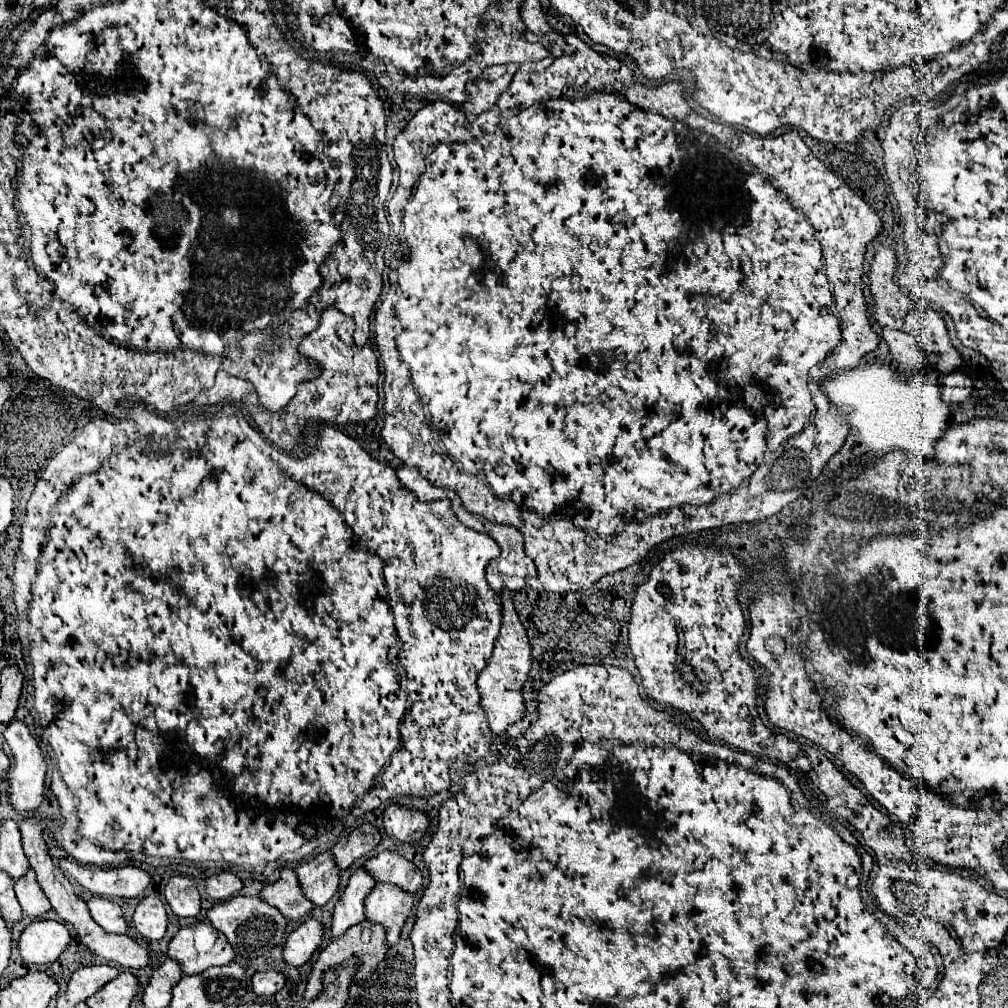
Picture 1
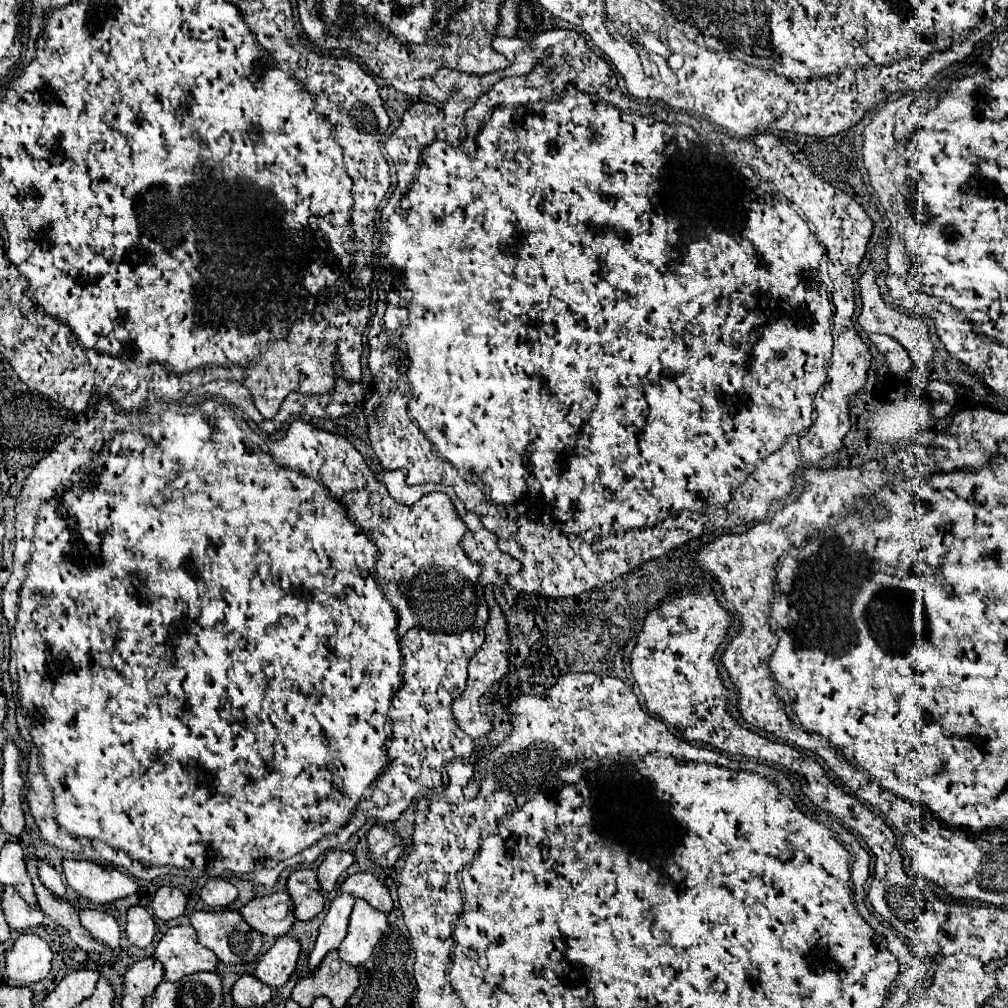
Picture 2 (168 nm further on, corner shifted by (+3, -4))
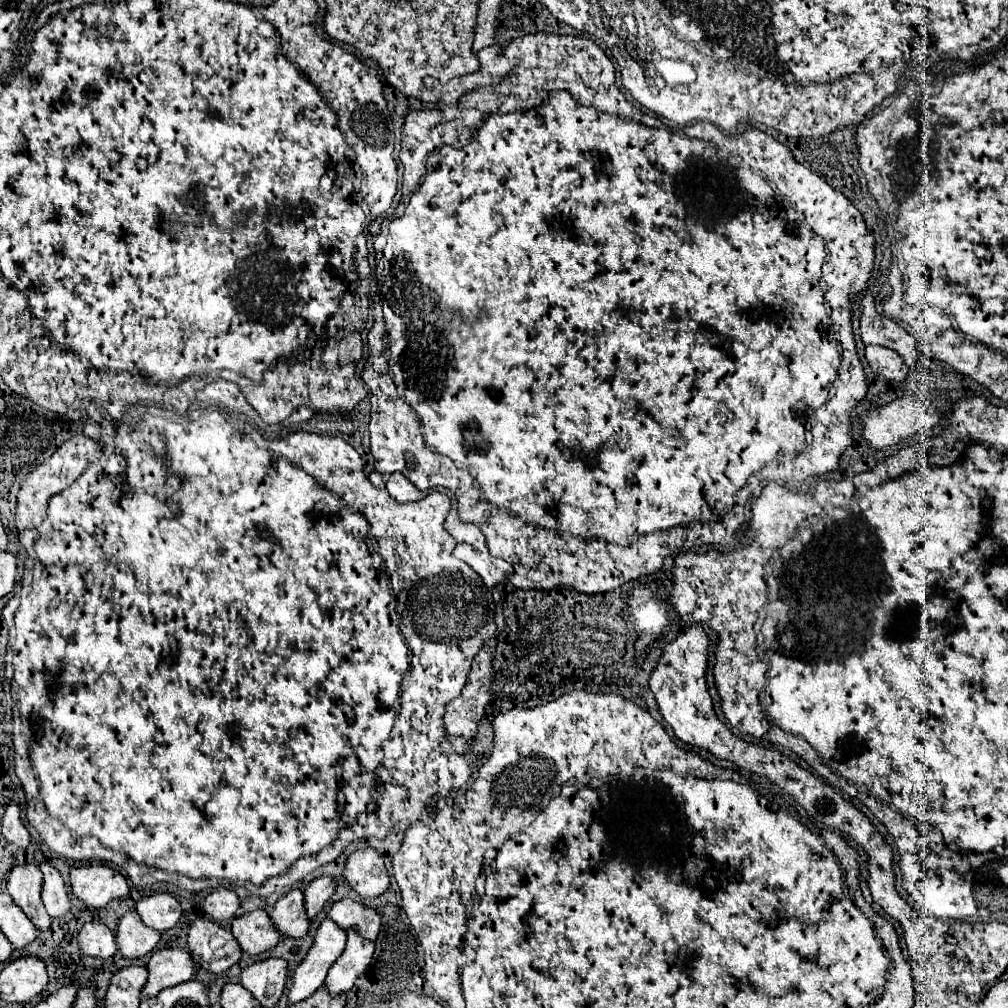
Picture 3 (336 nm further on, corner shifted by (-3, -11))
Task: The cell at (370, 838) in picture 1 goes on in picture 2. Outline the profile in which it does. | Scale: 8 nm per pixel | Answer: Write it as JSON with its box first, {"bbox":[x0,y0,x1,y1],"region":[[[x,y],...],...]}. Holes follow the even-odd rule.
{"bbox":[318,850,354,894],"region":[[[334,850],[334,852],[326,854],[324,862],[318,866],[318,878],[320,878],[320,886],[322,886],[324,894],[328,894],[330,890],[334,890],[334,886],[338,882],[338,876],[348,866],[352,866],[352,862],[354,862],[354,852]]]}

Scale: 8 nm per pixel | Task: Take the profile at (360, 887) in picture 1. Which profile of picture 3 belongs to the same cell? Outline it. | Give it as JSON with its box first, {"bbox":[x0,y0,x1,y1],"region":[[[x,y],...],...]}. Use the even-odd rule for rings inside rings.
{"bbox":[288,919,346,1005],"region":[[[324,919],[320,923],[314,945],[308,949],[306,957],[294,971],[292,987],[288,991],[290,1005],[304,1001],[318,987],[324,985],[324,975],[328,973],[328,967],[340,957],[340,951],[344,949],[344,939],[346,931],[340,931],[340,927],[330,923],[330,919]]]}

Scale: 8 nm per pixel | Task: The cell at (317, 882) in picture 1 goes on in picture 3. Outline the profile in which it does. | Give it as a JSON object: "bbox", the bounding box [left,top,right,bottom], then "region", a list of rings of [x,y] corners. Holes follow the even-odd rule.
{"bbox":[268,889,310,939],"region":[[[292,889],[288,895],[280,897],[268,915],[278,933],[284,937],[300,939],[308,933],[310,921],[304,911],[304,895],[300,889]]]}

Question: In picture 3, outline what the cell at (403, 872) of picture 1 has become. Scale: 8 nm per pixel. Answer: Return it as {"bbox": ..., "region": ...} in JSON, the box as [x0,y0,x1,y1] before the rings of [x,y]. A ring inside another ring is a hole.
{"bbox":[328,899,382,941],"region":[[[342,899],[332,905],[332,909],[328,911],[328,919],[332,919],[340,929],[346,931],[356,927],[360,937],[374,941],[380,931],[382,915],[376,909],[364,907],[352,899]]]}

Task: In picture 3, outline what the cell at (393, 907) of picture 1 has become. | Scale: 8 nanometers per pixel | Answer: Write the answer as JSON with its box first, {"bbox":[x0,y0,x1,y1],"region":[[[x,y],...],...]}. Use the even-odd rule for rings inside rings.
{"bbox":[326,931,374,995],"region":[[[348,931],[348,941],[346,941],[346,949],[342,951],[342,955],[336,959],[336,963],[330,967],[328,975],[326,975],[326,989],[330,995],[340,995],[346,993],[348,989],[352,989],[356,977],[360,977],[374,953],[374,943],[368,943],[366,939],[360,939],[360,935],[356,935],[356,931]]]}

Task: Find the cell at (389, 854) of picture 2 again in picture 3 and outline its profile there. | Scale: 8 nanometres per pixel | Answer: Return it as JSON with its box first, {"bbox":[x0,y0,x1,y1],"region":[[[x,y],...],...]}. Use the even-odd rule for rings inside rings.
{"bbox":[342,847,390,899],"region":[[[372,847],[354,851],[346,859],[342,875],[344,875],[344,881],[364,899],[374,899],[382,895],[390,885],[384,859]]]}

